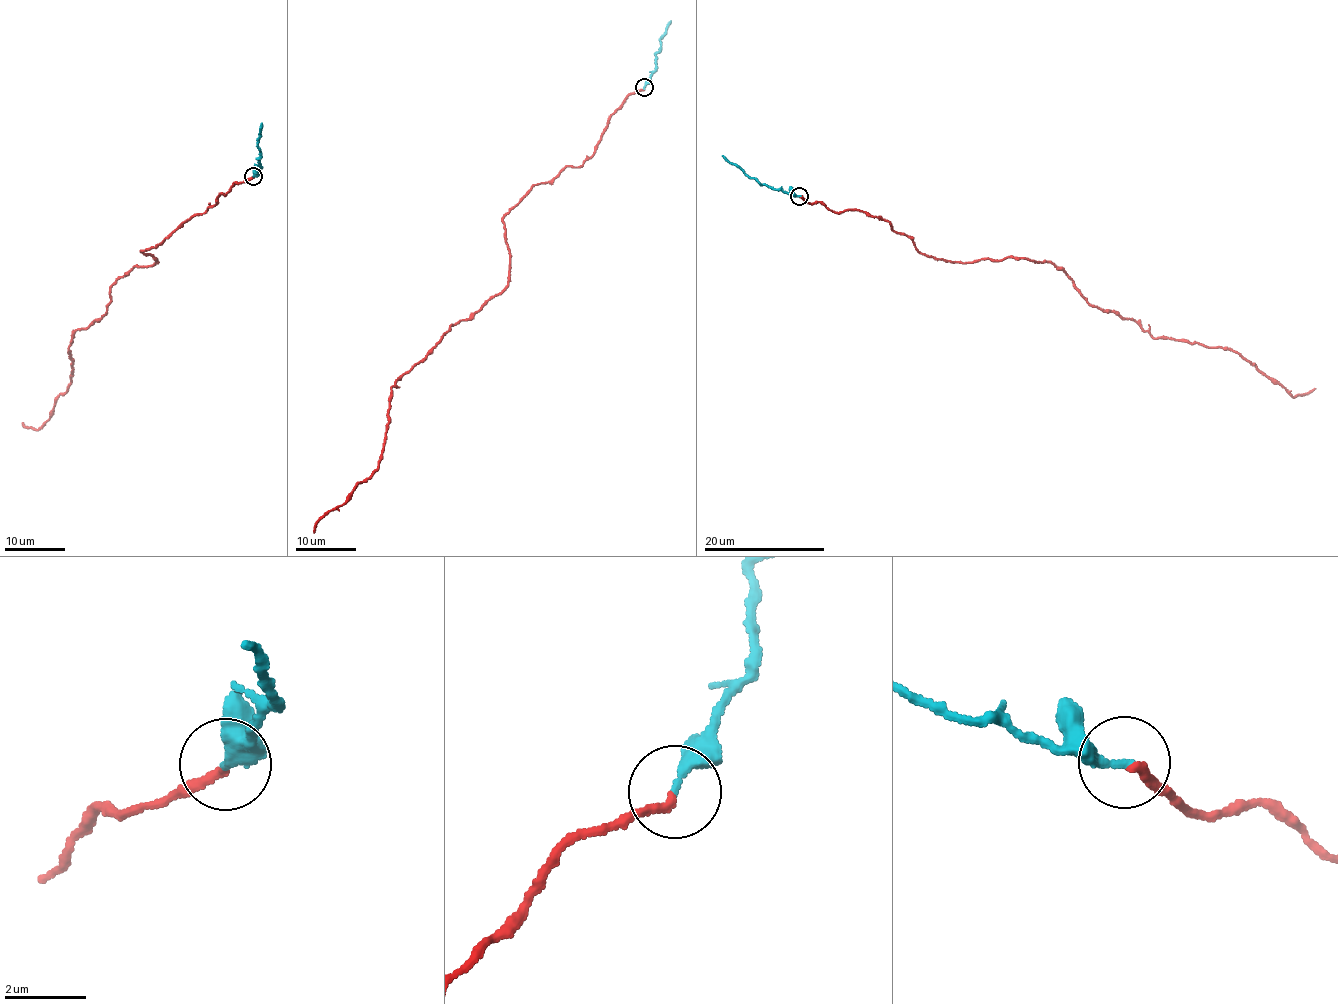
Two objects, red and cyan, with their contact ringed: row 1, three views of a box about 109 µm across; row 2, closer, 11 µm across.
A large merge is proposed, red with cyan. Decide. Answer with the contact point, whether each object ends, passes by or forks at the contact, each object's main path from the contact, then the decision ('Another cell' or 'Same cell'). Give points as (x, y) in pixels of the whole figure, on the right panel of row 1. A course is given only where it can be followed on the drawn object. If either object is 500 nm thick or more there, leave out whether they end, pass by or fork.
Place: (799, 196). At the ring red ends. At the ring cyan ends. Course of red: (799, 196), (880, 217), (937, 259), (1051, 262), (1092, 305), (1154, 338), (1227, 347), (1292, 397), (1315, 388). Course of cyan: (799, 196), (775, 190), (750, 179), (722, 156). Same cell

